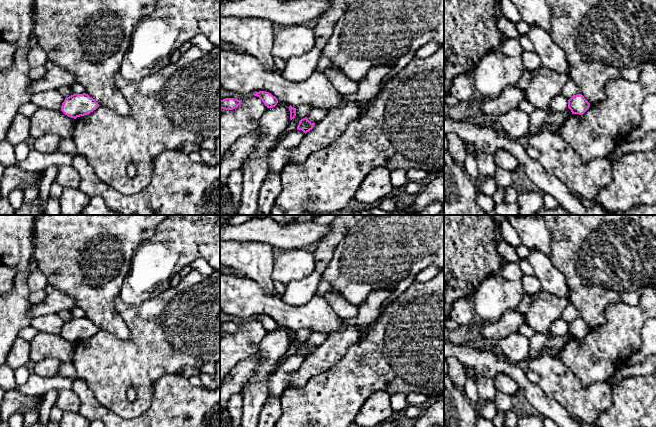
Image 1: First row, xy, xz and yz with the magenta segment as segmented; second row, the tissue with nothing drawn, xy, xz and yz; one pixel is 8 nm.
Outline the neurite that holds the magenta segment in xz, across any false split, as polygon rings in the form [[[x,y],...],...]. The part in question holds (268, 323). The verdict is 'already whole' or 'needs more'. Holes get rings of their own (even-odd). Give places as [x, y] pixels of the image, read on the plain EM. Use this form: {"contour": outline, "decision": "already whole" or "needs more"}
{"contour": [[[259,315],[253,319],[259,321],[267,332],[273,332],[278,327],[278,323],[266,315]]], "decision": "already whole"}

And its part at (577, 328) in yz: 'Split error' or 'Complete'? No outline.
Complete

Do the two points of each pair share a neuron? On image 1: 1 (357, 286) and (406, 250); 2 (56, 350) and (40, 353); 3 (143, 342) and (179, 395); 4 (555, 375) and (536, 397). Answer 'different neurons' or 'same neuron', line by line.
1: same neuron
2: same neuron
3: different neurons
4: different neurons

